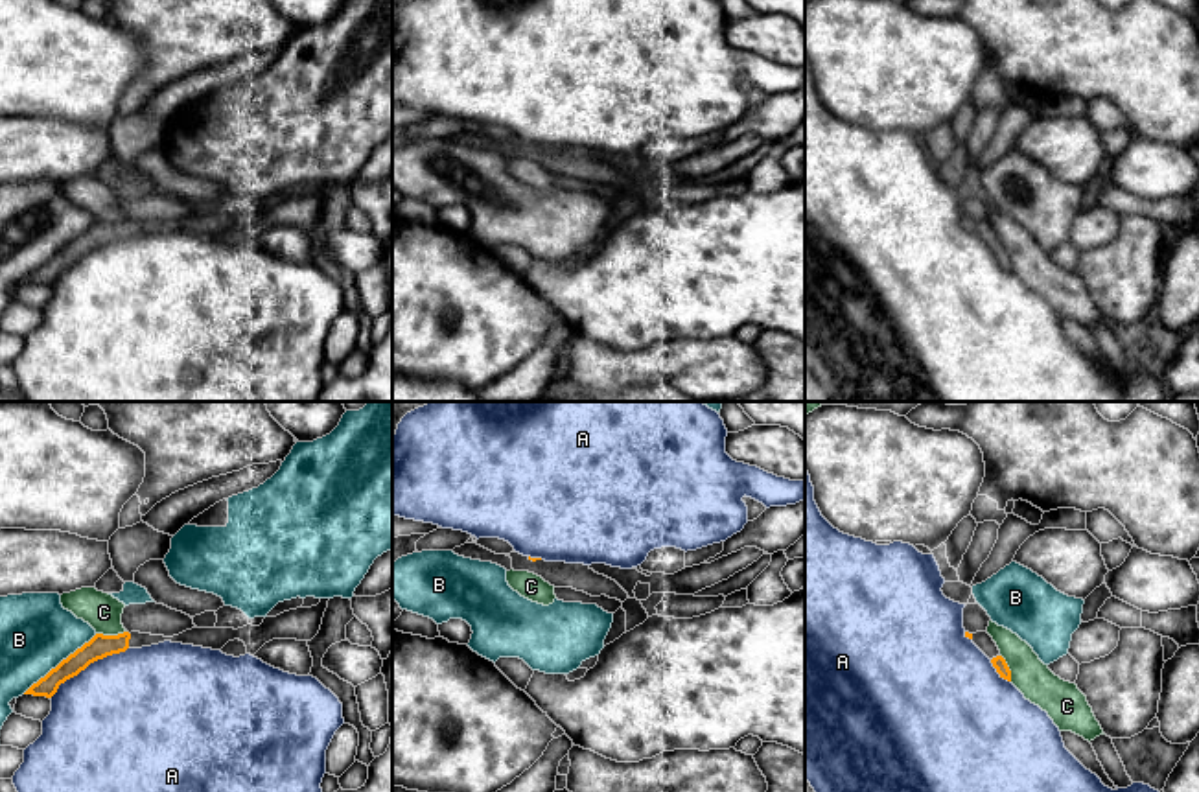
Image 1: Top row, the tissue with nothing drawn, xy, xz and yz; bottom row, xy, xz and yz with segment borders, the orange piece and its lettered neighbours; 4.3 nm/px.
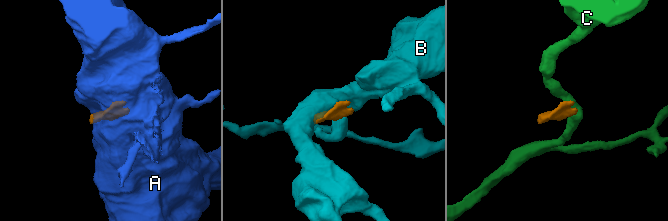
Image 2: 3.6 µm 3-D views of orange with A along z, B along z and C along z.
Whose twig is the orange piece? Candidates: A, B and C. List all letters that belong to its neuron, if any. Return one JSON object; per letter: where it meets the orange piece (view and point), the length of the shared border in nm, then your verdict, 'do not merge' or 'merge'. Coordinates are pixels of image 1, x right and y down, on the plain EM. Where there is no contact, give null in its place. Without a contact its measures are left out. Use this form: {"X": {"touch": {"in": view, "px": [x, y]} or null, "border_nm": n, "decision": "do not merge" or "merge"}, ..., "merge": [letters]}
{"A": {"touch": {"in": "xy", "px": [87, 253]}, "border_nm": 420, "decision": "do not merge"}, "B": {"touch": {"in": "xy", "px": [61, 249]}, "border_nm": 420, "decision": "do not merge"}, "C": {"touch": {"in": "xy", "px": [111, 223]}, "border_nm": 140, "decision": "do not merge"}, "merge": []}

